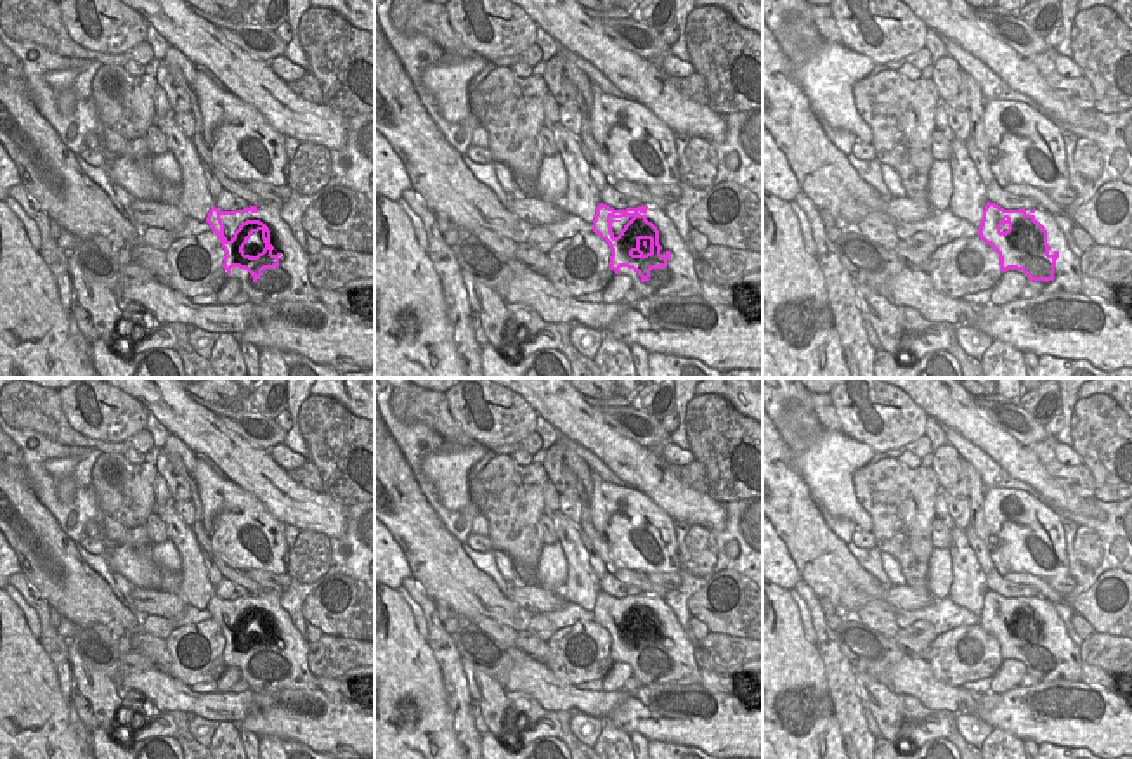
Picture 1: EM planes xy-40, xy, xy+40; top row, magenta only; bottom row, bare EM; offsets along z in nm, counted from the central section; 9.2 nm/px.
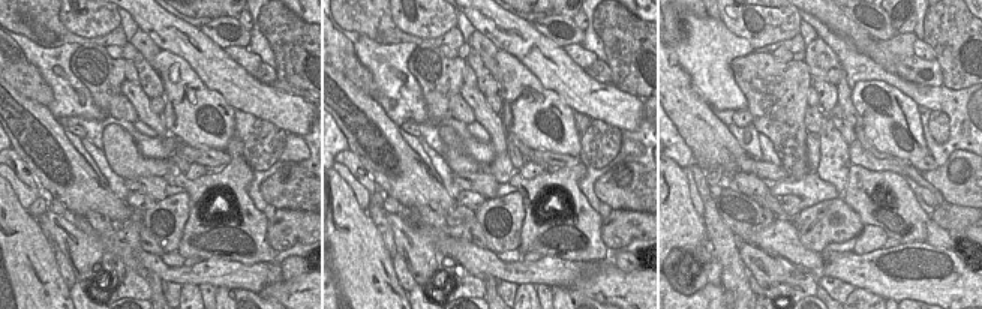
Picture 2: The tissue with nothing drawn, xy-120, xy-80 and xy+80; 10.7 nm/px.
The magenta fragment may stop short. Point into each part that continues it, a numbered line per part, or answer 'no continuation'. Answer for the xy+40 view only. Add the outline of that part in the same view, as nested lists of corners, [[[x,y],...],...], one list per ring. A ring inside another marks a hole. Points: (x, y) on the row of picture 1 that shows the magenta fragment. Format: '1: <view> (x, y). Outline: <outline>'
1: xy+40 (1068, 274). Outline: [[[1028,208],[1026,215],[1033,215],[1037,222],[1040,222],[1047,230],[1047,244],[1051,246],[1049,255],[1059,253],[1054,267],[1054,279],[1049,282],[1044,281],[1030,281],[1030,277],[1023,270],[1009,269],[1012,272],[1019,272],[1026,279],[1026,286],[1033,288],[1042,295],[1066,291],[1066,293],[1082,293],[1082,269],[1080,258],[1071,253],[1068,248],[1068,241],[1064,234],[1057,227],[1054,217],[1042,208]]]

